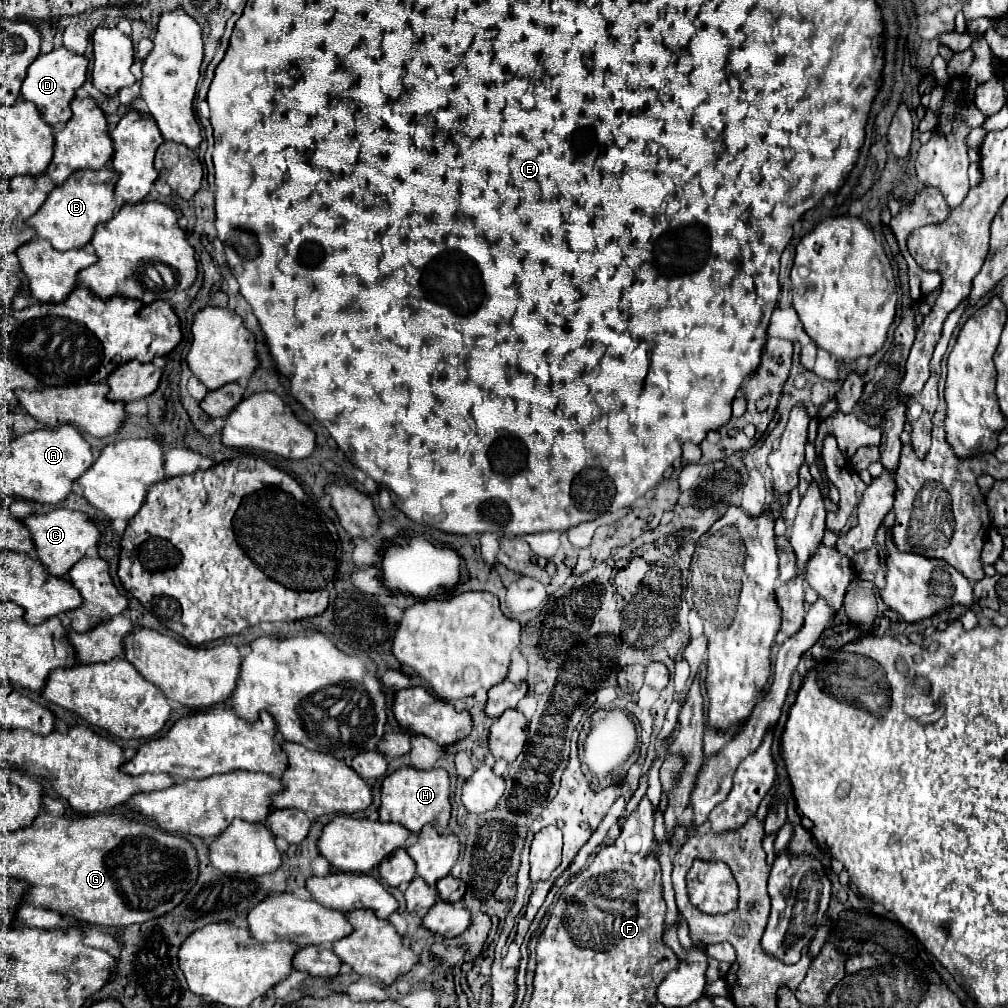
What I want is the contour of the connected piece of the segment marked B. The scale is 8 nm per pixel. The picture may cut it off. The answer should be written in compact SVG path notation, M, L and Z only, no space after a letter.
M101 168L97 172L81 170L69 176L63 186L55 186L55 190L49 192L45 204L39 208L39 212L29 220L29 226L35 228L37 238L49 240L53 248L57 250L73 250L73 248L85 248L93 234L97 224L109 222L115 214L115 200L113 200L113 188L117 184L117 172L109 168Z

